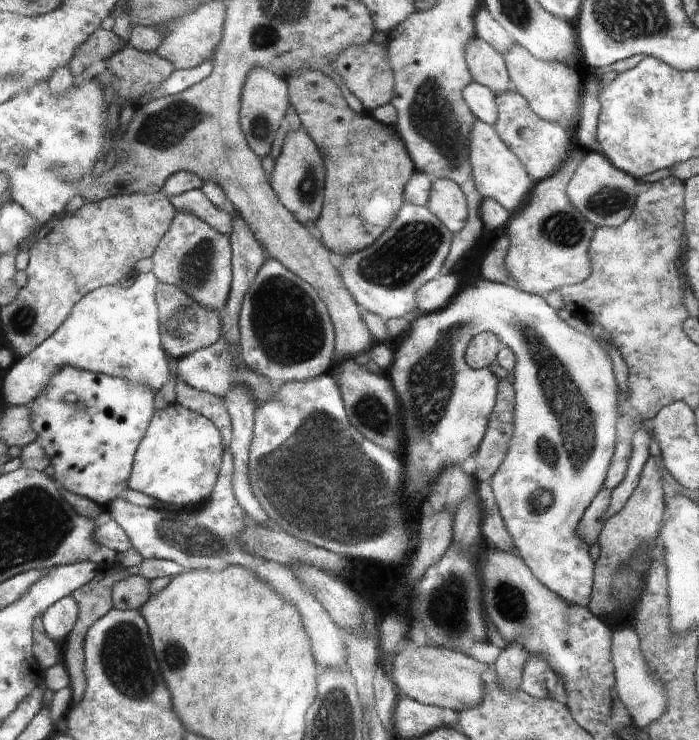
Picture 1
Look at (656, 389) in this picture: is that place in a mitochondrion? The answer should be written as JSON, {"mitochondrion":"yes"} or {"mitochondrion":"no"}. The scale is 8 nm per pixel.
{"mitochondrion":"no"}

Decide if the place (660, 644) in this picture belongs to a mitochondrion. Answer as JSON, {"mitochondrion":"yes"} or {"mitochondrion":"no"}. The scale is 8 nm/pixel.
{"mitochondrion":"yes"}

